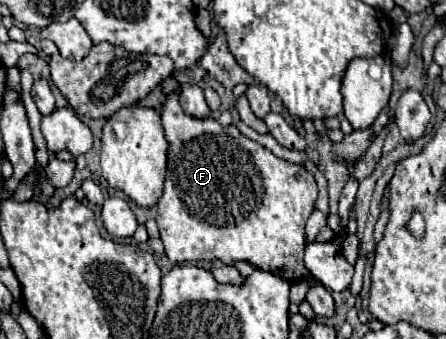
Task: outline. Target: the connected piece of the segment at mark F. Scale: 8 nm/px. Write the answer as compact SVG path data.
M180 89L171 93L161 111L165 137L169 141L165 191L157 203L157 225L165 255L173 263L219 259L225 265L235 265L237 261L247 261L285 281L309 277L303 265L303 249L305 221L315 209L317 199L317 183L313 175L301 165L275 157L261 143L241 135L235 125L221 127L213 117L189 117L177 101L179 95Z

